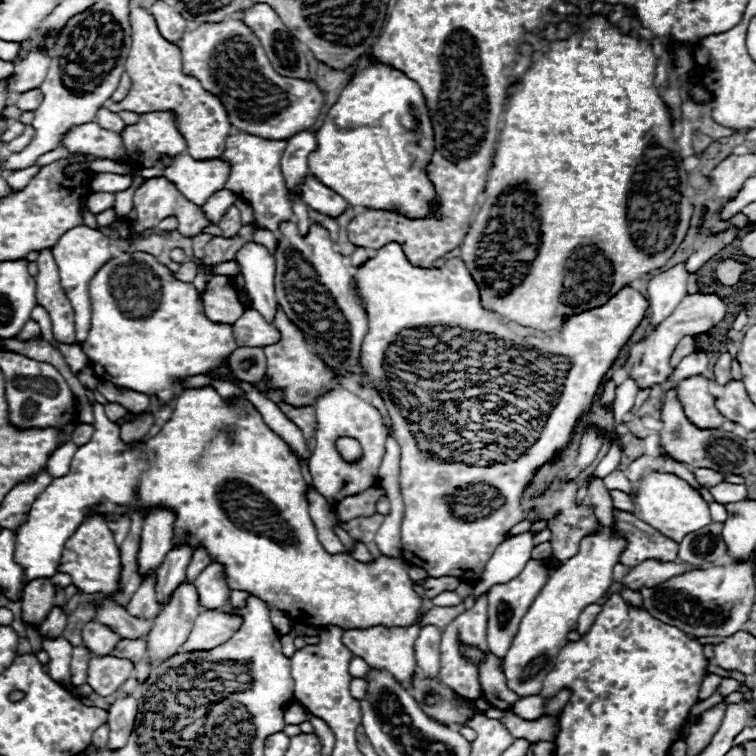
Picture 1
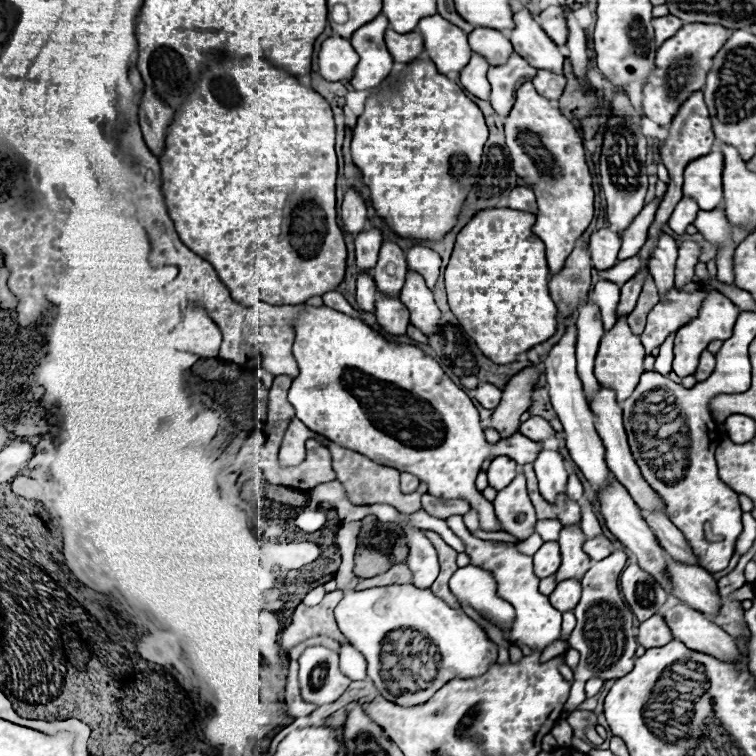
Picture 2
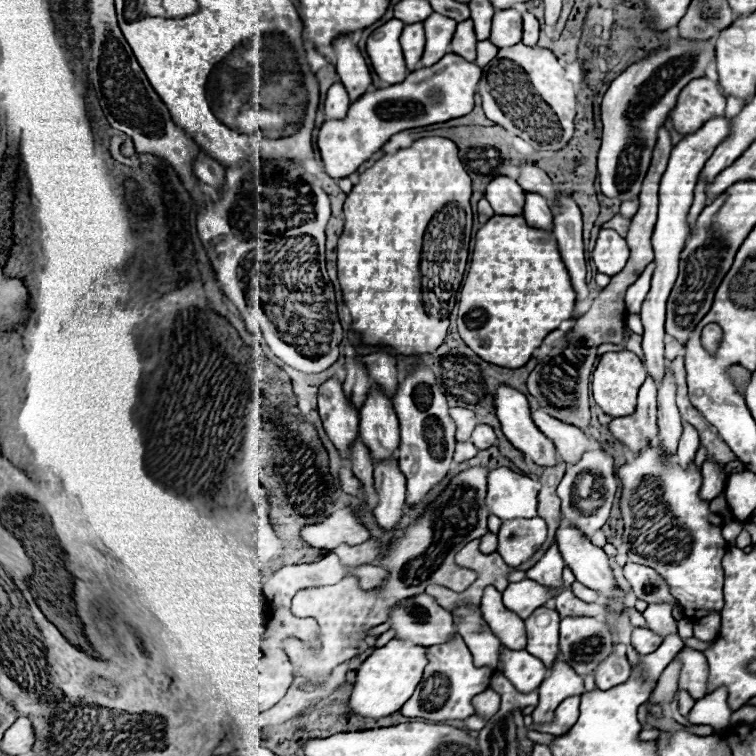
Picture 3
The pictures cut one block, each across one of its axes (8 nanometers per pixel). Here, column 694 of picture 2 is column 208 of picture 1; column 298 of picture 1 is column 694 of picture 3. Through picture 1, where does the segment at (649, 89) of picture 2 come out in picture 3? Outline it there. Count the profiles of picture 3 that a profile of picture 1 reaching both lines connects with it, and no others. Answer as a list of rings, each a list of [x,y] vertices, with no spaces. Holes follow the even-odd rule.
[[[696,78],[682,88],[672,110],[672,122],[680,134],[692,134],[710,118],[724,116],[726,96],[718,88],[718,82],[708,78]]]

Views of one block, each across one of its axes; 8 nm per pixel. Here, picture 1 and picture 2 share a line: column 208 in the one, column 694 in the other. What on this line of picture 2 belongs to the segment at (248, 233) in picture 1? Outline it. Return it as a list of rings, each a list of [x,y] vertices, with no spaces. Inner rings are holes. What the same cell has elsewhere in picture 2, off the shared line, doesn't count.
[[[686,240],[678,248],[678,260],[676,260],[676,286],[688,284],[694,278],[694,266],[700,256],[700,246],[692,240]]]

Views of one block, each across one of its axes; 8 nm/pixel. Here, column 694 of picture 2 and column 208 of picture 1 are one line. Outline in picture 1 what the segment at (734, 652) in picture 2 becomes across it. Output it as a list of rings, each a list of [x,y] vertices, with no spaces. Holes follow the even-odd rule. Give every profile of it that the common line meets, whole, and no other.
[[[204,610],[196,620],[194,628],[184,644],[182,652],[194,650],[212,650],[218,644],[224,644],[240,626],[238,616],[230,616],[220,610]]]

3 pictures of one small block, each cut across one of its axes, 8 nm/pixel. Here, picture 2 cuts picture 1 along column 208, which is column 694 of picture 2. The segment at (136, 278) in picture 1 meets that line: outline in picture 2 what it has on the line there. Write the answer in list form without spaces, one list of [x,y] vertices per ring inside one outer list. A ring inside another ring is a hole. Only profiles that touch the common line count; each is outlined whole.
[[[710,292],[708,300],[702,302],[702,308],[700,308],[700,314],[696,320],[692,320],[688,326],[682,326],[678,332],[676,332],[676,338],[674,338],[673,354],[674,359],[672,362],[672,370],[684,378],[684,376],[690,376],[696,372],[696,366],[698,366],[698,358],[700,354],[706,350],[706,346],[712,342],[712,340],[726,340],[732,336],[732,328],[734,328],[734,322],[738,318],[738,308],[726,298],[722,296],[720,292]]]

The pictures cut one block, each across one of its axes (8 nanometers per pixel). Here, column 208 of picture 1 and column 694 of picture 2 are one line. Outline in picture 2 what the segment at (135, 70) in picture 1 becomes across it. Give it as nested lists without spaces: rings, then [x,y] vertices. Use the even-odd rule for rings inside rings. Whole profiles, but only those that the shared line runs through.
[[[698,90],[698,92],[694,92],[694,94],[680,106],[678,114],[674,116],[674,120],[672,120],[672,124],[670,124],[670,128],[668,128],[668,138],[666,138],[664,146],[660,148],[662,164],[668,168],[672,182],[668,184],[668,192],[666,192],[664,200],[660,202],[658,212],[656,212],[656,218],[654,218],[650,230],[648,230],[648,240],[646,240],[646,244],[642,246],[642,250],[638,252],[638,256],[640,256],[644,262],[648,262],[648,256],[650,256],[650,252],[652,252],[654,242],[656,242],[656,236],[668,230],[668,218],[670,218],[676,202],[682,198],[682,182],[684,182],[682,174],[684,174],[686,164],[690,164],[692,160],[696,160],[696,158],[700,158],[700,156],[710,154],[710,152],[712,152],[712,146],[714,146],[712,120],[710,120],[710,116],[708,116],[708,108],[706,108],[706,104],[704,104],[704,96],[702,96],[702,92]]]

